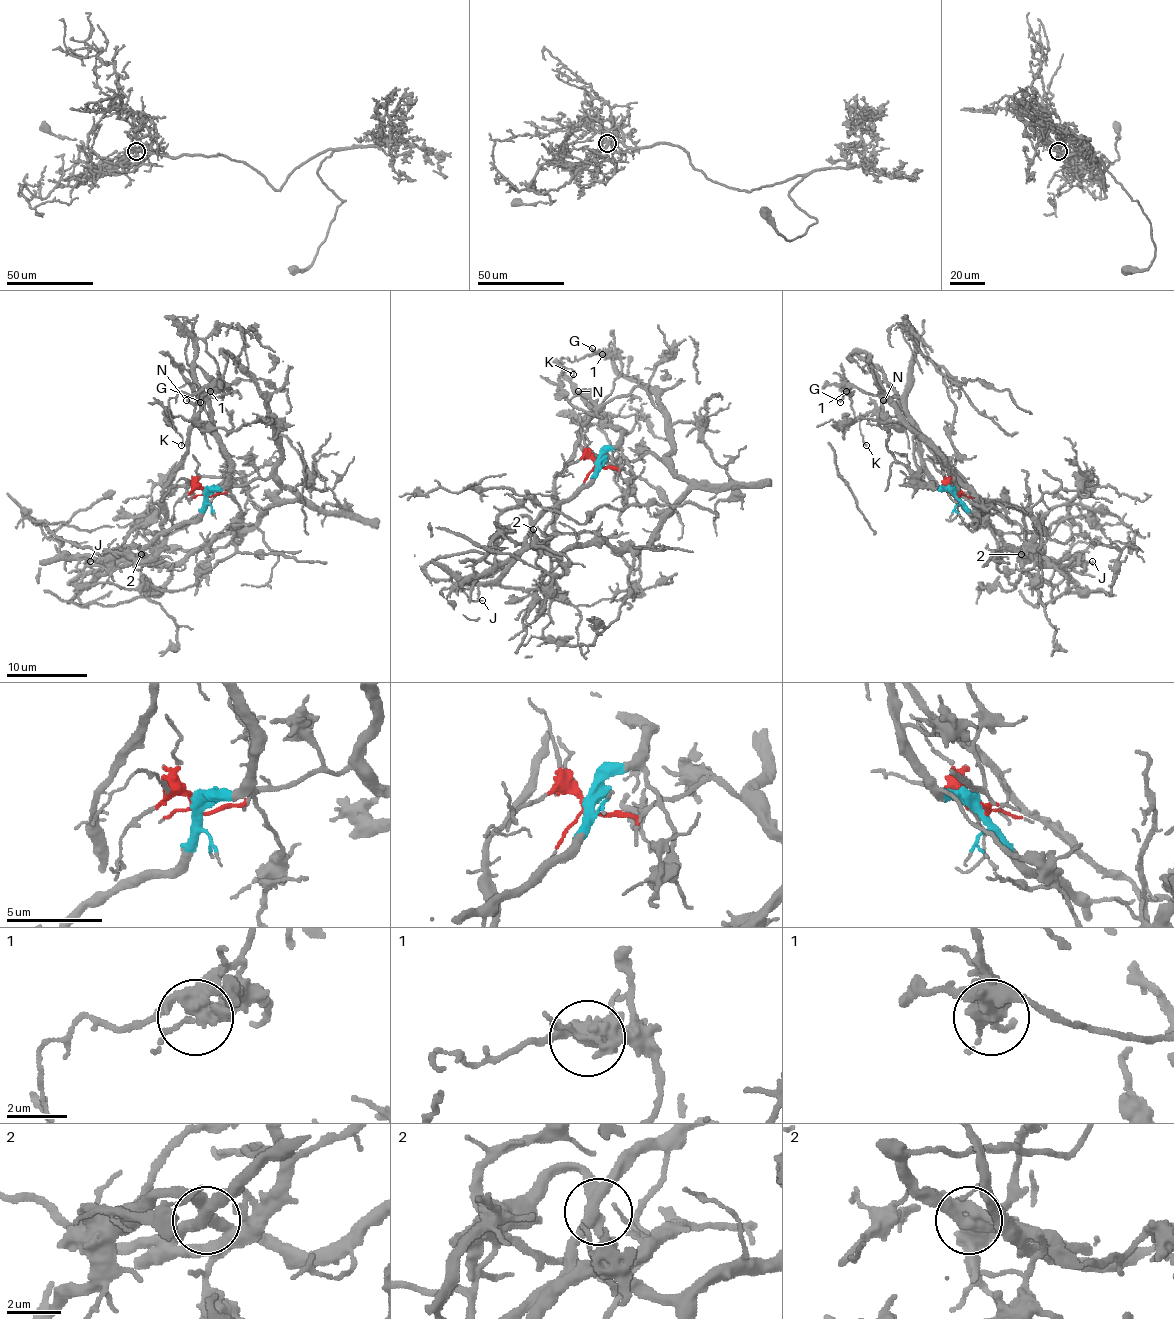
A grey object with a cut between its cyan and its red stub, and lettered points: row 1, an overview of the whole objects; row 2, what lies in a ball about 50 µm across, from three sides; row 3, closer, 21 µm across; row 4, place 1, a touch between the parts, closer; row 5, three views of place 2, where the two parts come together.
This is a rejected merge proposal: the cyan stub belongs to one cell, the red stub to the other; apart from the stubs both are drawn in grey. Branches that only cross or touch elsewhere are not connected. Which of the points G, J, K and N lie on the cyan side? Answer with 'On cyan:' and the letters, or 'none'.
On cyan: G, J, K

